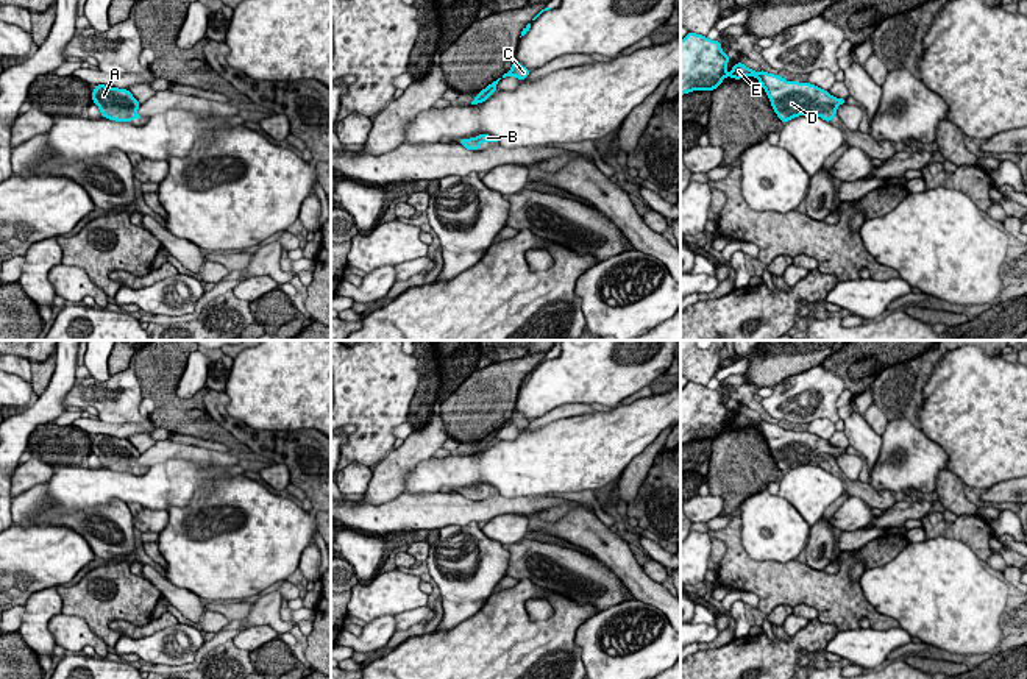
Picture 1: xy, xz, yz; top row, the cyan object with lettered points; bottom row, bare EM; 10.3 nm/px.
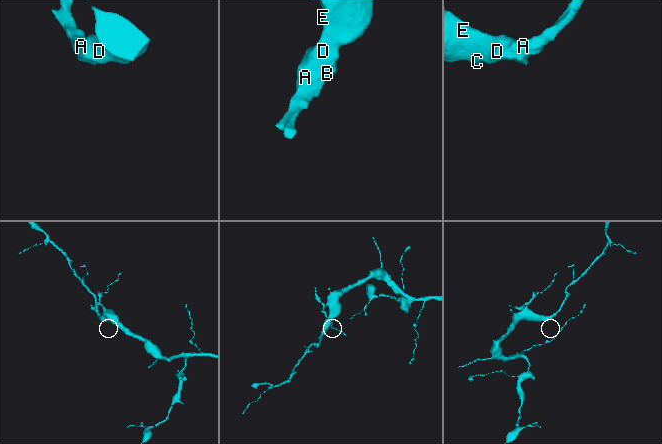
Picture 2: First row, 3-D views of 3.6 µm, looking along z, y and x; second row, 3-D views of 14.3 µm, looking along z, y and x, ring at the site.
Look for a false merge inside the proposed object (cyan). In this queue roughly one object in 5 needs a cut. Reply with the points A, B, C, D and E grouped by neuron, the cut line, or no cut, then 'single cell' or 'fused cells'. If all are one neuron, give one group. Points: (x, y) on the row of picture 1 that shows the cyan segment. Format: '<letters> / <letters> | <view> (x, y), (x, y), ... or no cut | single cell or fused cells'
A B C D E | no cut | single cell

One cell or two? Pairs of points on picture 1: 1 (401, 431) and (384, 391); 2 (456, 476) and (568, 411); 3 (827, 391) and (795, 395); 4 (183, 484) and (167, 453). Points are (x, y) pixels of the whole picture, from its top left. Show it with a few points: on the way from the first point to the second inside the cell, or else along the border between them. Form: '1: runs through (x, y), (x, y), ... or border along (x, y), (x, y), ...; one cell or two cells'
1: border along (408, 420), (394, 430), (395, 437); two cells
2: border along (575, 415), (526, 430); two cells
3: runs through (820, 391), (803, 395); one cell
4: border along (206, 464), (166, 459), (149, 469); two cells

